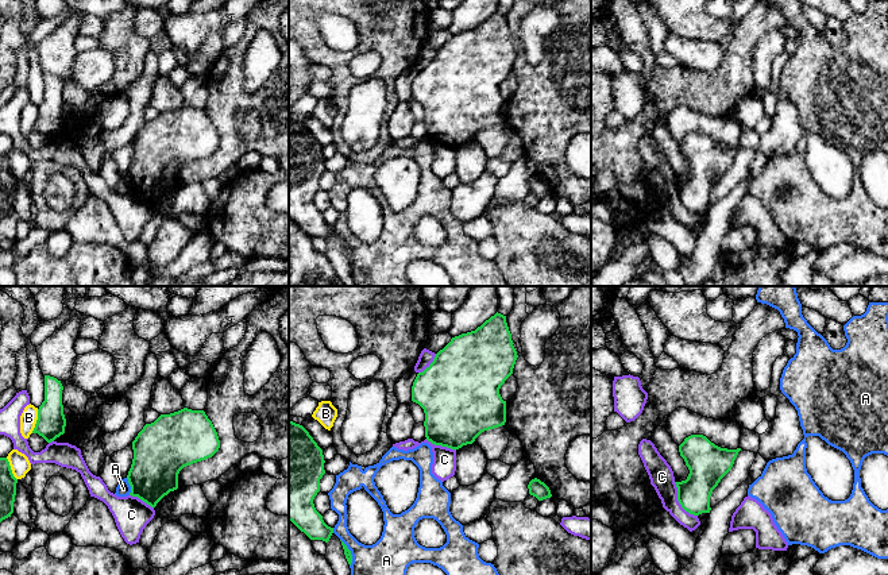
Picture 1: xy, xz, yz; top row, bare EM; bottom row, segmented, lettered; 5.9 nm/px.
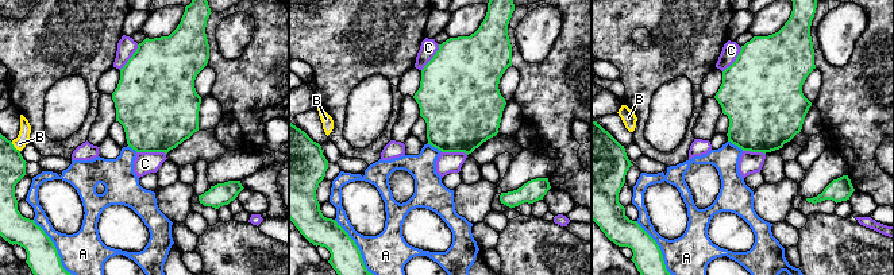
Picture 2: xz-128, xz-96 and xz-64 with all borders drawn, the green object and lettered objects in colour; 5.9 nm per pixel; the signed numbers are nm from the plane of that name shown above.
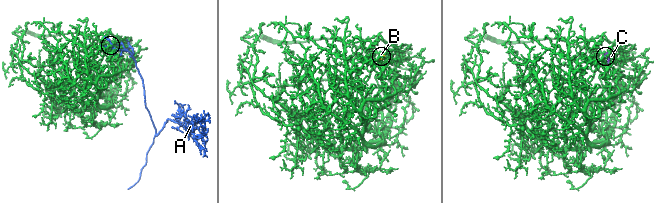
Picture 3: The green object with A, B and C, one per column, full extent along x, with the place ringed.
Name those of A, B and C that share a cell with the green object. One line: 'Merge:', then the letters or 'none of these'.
Merge: none of these

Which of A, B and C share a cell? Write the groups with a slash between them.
A / B / C

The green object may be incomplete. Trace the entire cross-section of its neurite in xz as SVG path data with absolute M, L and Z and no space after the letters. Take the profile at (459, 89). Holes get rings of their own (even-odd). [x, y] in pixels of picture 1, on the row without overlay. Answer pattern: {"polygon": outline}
{"polygon": "M498 9L475 28L452 35L412 84L412 99L425 111L426 138L456 148L482 130L505 123L506 99L499 86L513 72L517 55L506 13Z"}

